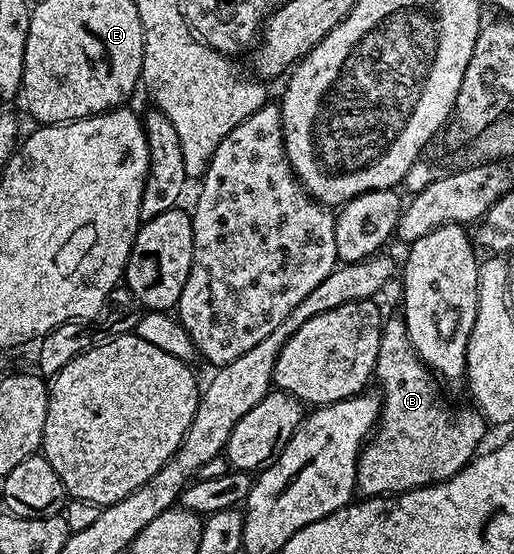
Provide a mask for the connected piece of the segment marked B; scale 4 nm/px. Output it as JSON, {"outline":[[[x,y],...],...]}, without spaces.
{"outline":[[[396,314],[383,321],[374,380],[375,383],[380,383],[380,418],[370,439],[360,449],[356,467],[356,492],[361,497],[391,496],[397,492],[408,492],[411,488],[421,488],[427,484],[437,484],[440,480],[449,480],[474,459],[481,447],[479,444],[484,440],[485,418],[475,406],[451,408],[440,397],[441,385],[432,369],[421,360],[412,345],[403,315]]]}

